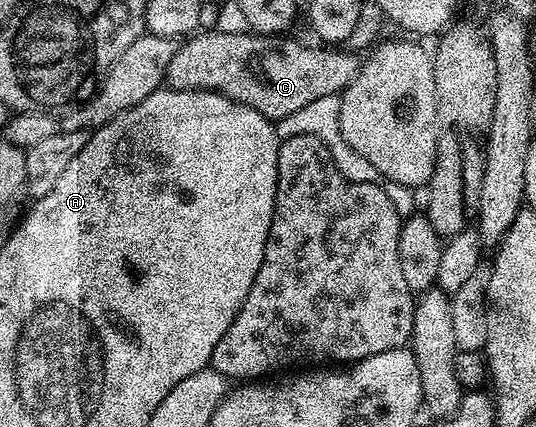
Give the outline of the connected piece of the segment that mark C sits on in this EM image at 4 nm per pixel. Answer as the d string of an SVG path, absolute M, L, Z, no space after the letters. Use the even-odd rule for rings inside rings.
M200 30L187 37L177 47L174 58L170 58L166 84L169 88L178 90L206 89L207 92L221 92L231 100L258 110L268 120L273 122L292 116L294 110L302 110L314 98L335 96L350 86L350 82L360 72L361 57L355 52L341 50L336 46L316 46L299 44L296 40L284 40L280 34L257 34L247 32L218 32L215 30Z

